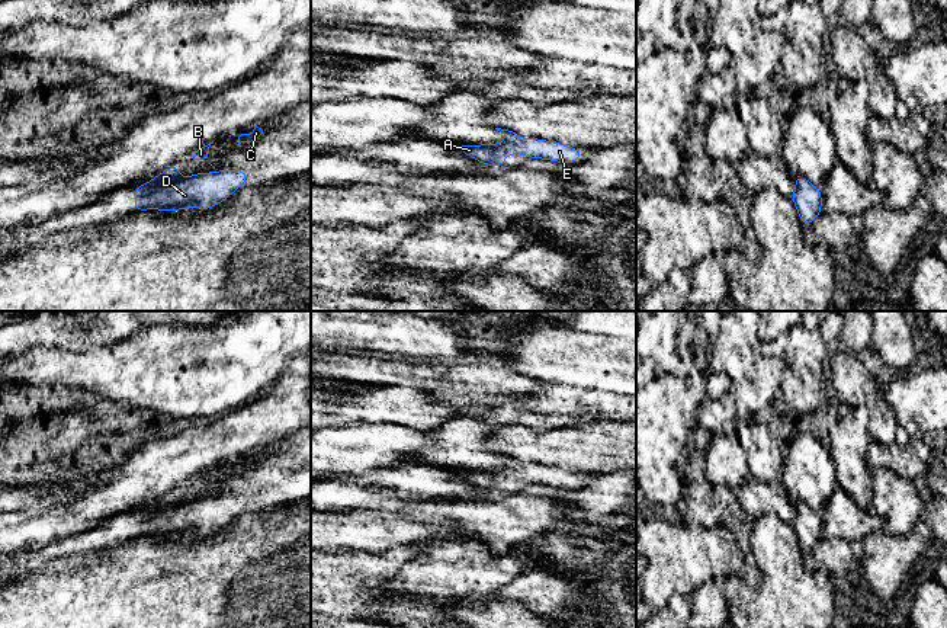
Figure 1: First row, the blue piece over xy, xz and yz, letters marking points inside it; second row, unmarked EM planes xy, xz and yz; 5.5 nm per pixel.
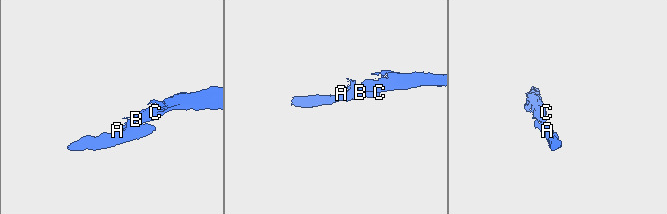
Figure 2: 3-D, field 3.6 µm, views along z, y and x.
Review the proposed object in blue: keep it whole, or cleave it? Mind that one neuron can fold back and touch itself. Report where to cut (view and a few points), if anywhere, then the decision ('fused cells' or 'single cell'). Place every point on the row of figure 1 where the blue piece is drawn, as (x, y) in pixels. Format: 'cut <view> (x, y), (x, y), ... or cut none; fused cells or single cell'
cut xz (519, 138), (503, 143); fused cells

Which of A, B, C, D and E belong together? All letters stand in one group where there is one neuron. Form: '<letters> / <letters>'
A D E / B C

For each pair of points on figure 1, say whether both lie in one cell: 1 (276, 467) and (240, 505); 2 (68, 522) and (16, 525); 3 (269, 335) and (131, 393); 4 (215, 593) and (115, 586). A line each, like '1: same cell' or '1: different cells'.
1: same cell
2: same cell
3: same cell
4: same cell

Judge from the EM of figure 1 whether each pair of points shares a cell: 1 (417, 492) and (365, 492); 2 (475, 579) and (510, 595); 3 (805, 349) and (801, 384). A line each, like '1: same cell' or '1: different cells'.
1: same cell
2: different cells
3: same cell

